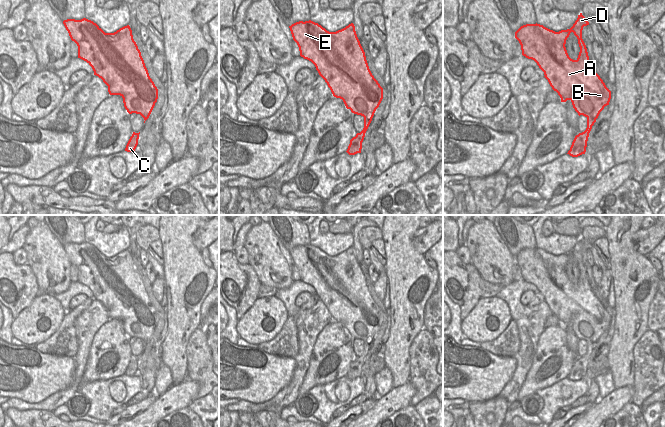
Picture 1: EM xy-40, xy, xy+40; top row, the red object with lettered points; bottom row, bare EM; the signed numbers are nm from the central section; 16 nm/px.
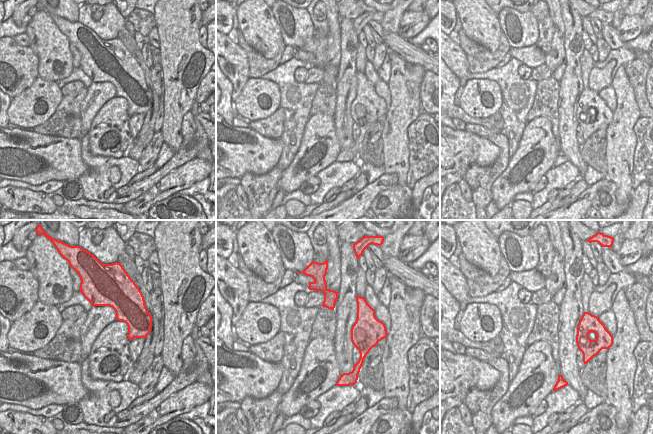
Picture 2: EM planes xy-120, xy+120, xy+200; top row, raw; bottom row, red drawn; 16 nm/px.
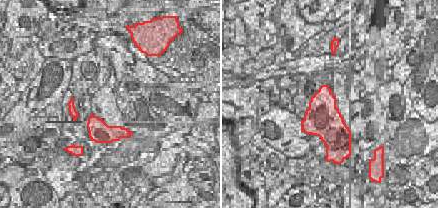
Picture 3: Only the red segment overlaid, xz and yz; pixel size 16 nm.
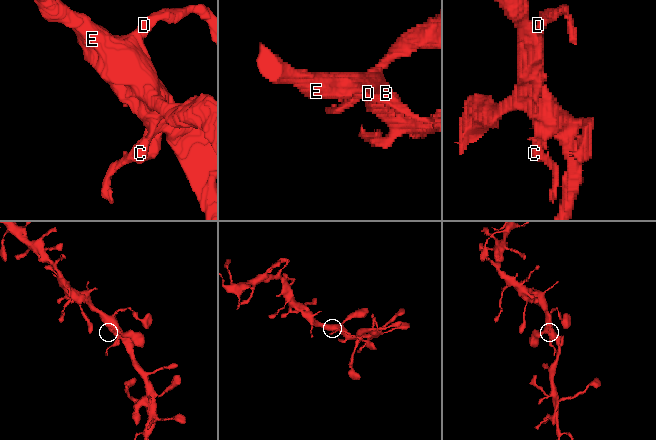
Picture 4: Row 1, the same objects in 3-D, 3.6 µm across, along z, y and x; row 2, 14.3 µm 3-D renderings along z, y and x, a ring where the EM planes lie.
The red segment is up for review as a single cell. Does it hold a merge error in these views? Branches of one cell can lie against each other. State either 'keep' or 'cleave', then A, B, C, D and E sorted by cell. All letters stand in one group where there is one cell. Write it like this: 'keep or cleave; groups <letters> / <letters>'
keep; groups A B C D E

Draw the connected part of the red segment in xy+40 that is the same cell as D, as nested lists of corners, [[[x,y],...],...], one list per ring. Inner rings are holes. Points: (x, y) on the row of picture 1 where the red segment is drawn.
[[[580,13],[573,26],[567,30],[555,32],[536,23],[523,25],[515,32],[515,38],[521,45],[522,55],[537,63],[539,68],[544,72],[544,77],[548,80],[552,89],[560,96],[561,102],[570,100],[578,115],[583,115],[587,118],[586,130],[575,136],[567,153],[572,157],[585,154],[592,126],[604,107],[609,105],[611,99],[611,91],[592,67],[586,45],[582,39],[583,27],[587,25],[589,25],[588,20]],[[571,32],[577,37],[580,47],[576,60],[569,57],[565,47],[566,40]]]

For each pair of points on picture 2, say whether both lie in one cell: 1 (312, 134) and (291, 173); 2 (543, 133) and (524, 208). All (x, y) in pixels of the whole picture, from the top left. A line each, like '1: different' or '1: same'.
1: same
2: different

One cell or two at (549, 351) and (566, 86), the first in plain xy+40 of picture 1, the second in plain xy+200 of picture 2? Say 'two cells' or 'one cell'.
two cells

